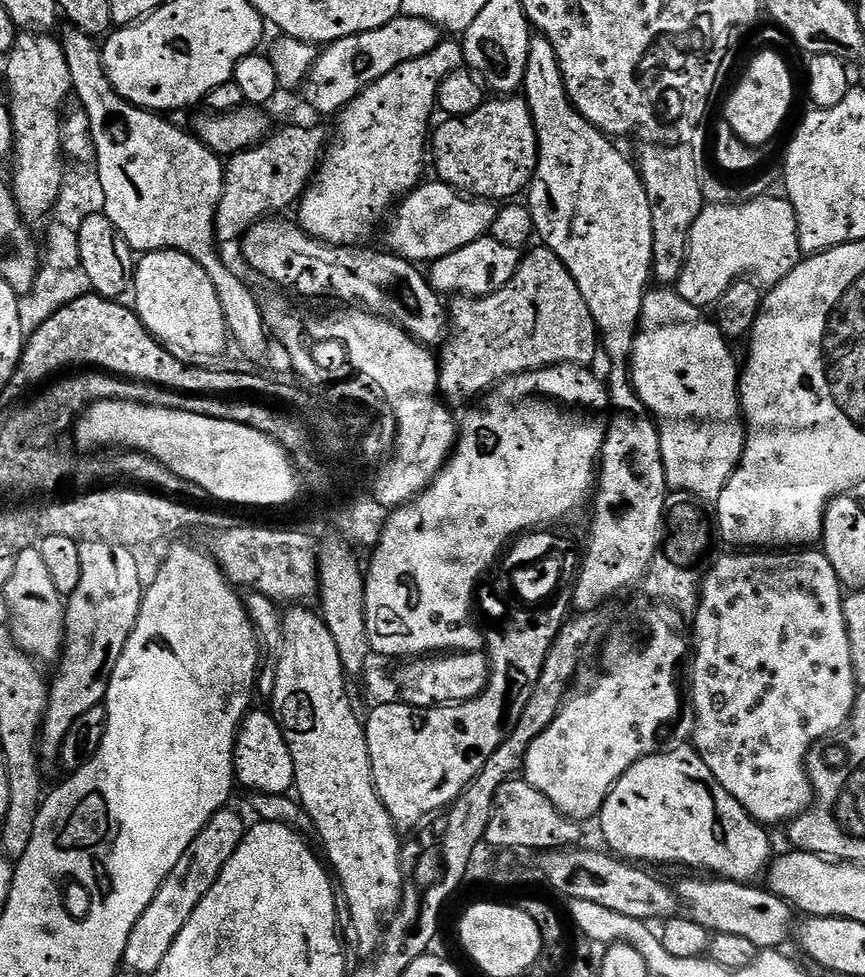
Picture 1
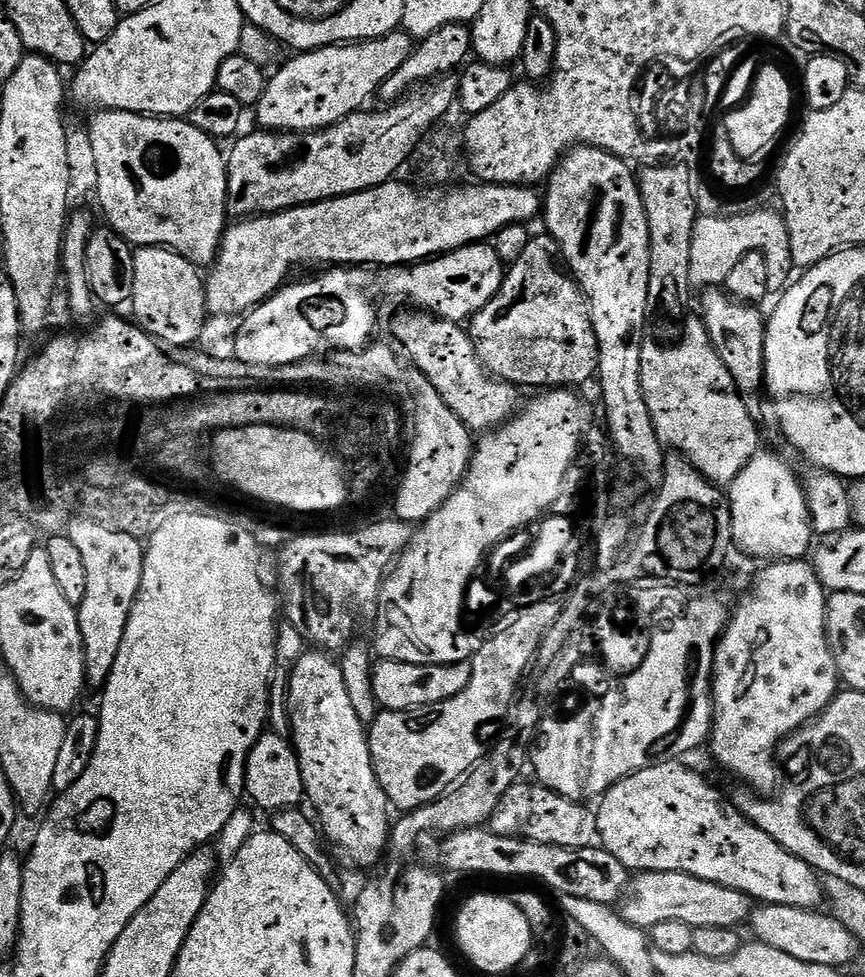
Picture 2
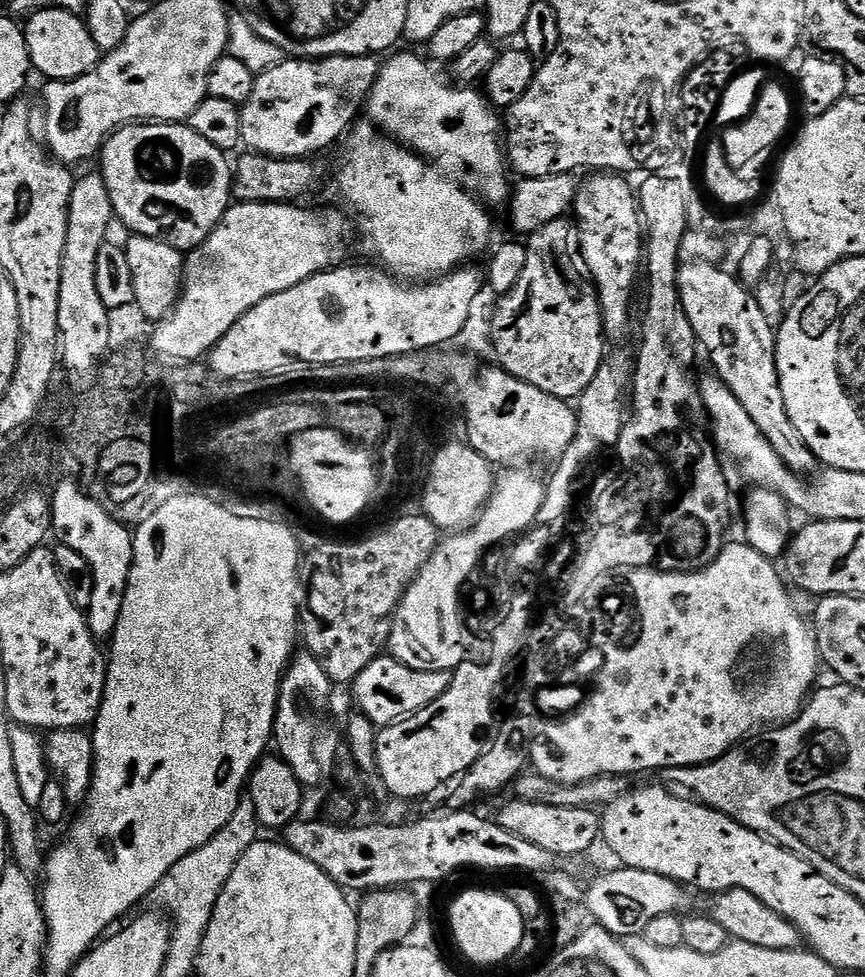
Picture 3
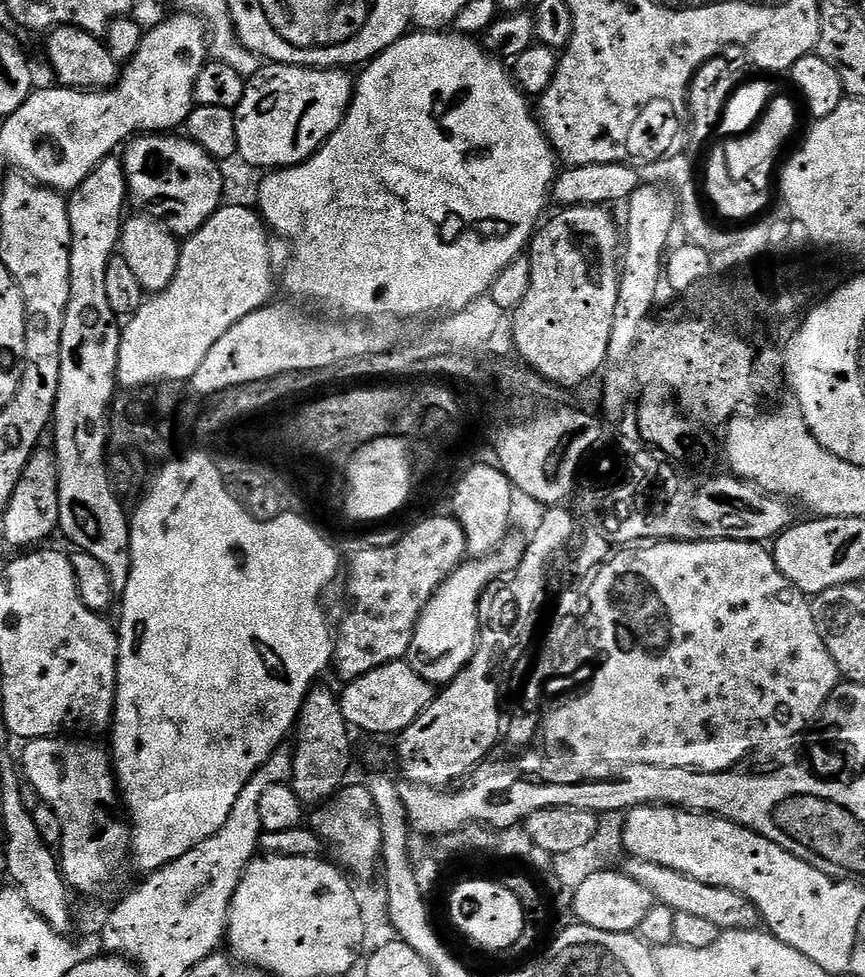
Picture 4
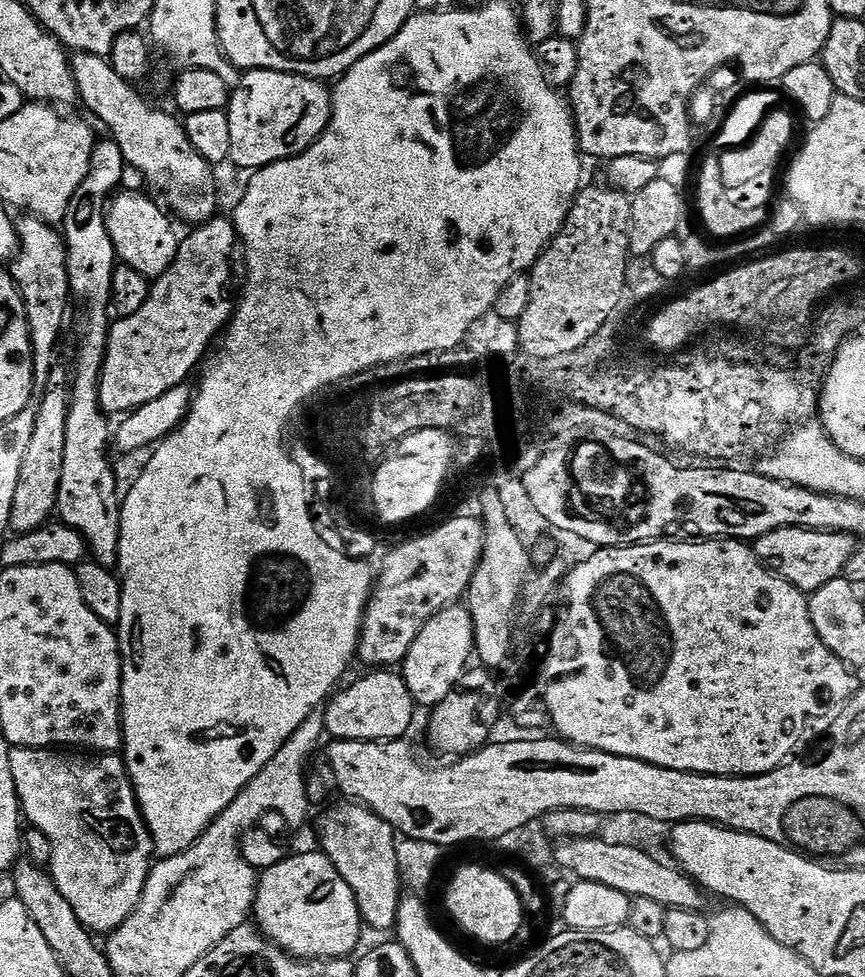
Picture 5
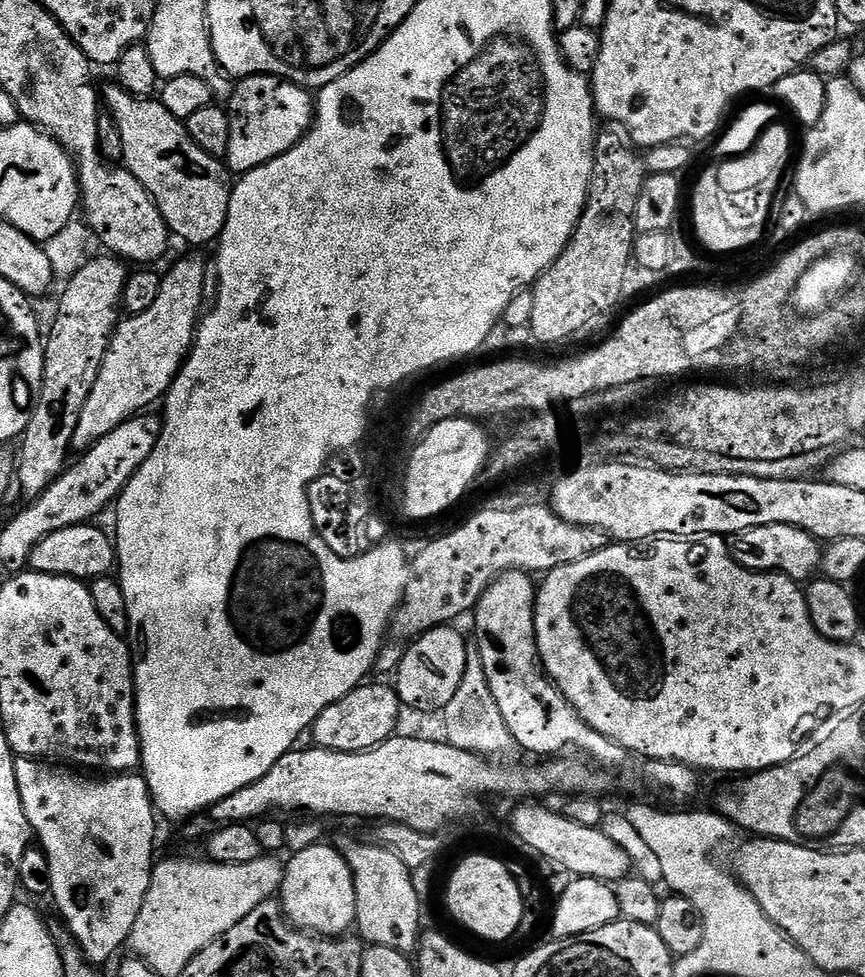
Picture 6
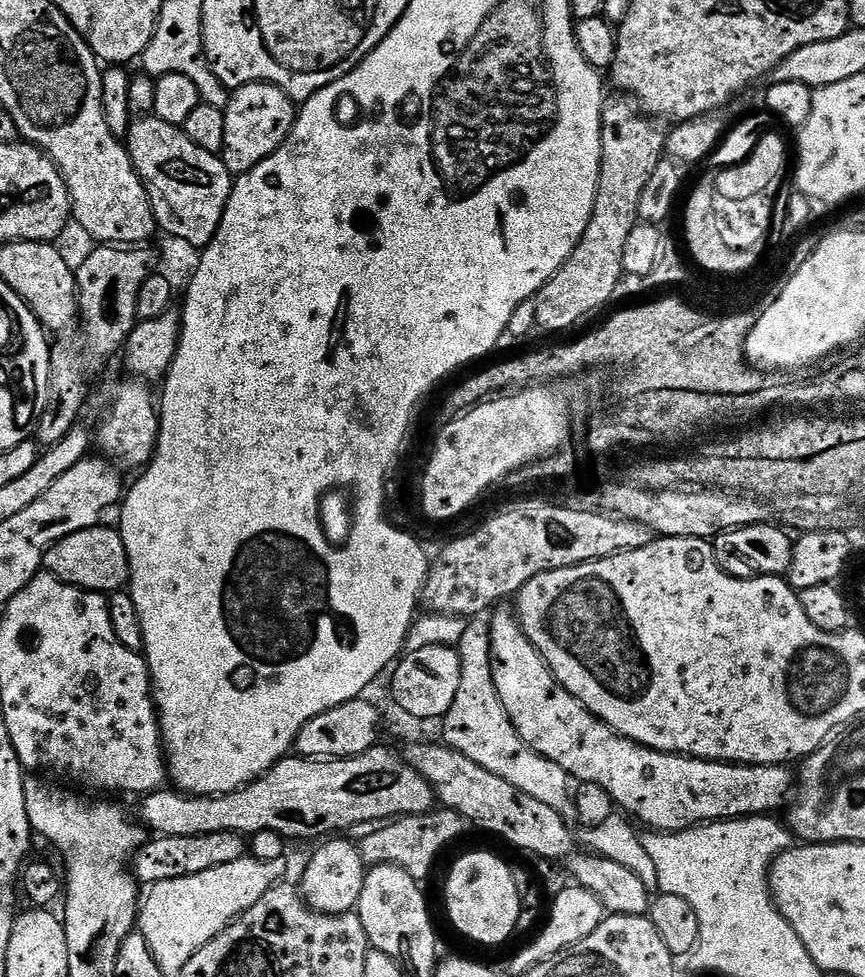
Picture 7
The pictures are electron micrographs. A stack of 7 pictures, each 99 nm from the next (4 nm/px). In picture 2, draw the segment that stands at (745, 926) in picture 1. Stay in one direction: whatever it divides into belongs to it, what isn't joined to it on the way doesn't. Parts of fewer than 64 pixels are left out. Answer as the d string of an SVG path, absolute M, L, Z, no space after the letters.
M642 872L631 881L630 891L623 897L618 911L636 928L651 930L658 922L686 922L691 928L726 926L739 929L753 918L754 901L746 892L739 892L685 872Z

